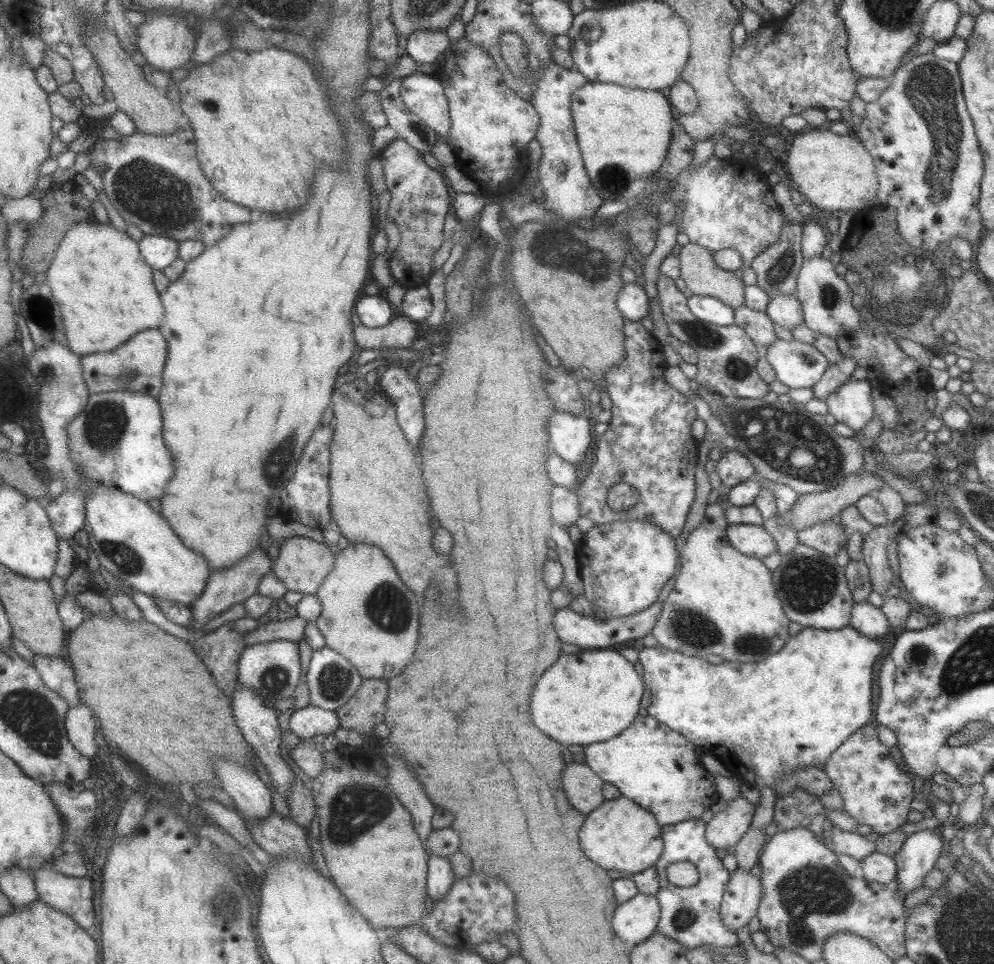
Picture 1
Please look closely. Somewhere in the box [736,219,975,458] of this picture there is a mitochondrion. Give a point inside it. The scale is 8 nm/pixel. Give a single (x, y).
(907, 290)

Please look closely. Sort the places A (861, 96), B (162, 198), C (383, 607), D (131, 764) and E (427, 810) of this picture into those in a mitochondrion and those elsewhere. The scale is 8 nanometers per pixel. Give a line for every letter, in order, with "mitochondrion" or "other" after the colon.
A: other
B: mitochondrion
C: mitochondrion
D: other
E: other

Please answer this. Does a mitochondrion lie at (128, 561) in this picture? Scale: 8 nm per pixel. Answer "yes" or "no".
yes

